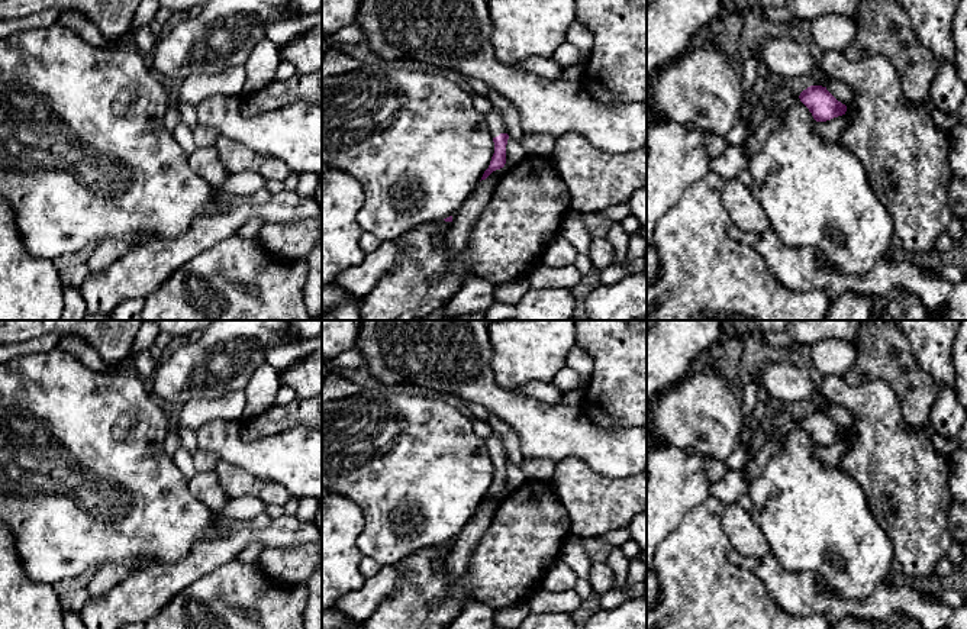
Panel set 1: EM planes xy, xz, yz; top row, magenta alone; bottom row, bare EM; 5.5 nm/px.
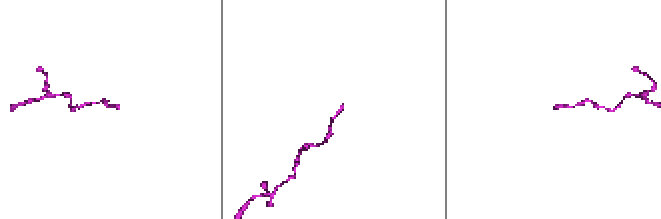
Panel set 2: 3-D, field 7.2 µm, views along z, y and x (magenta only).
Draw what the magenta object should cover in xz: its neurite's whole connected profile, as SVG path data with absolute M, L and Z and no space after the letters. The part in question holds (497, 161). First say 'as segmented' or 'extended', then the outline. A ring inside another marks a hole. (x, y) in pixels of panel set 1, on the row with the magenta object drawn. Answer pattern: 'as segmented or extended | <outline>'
extended | M491 109L486 114L489 132L493 136L494 154L491 157L489 168L484 171L481 180L486 180L493 171L500 170L506 164L506 145L509 135L506 133L506 125L502 119L502 113L497 109Z

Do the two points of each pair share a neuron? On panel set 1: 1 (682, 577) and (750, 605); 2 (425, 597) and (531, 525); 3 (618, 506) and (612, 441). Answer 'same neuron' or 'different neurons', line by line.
1: same neuron
2: same neuron
3: different neurons

